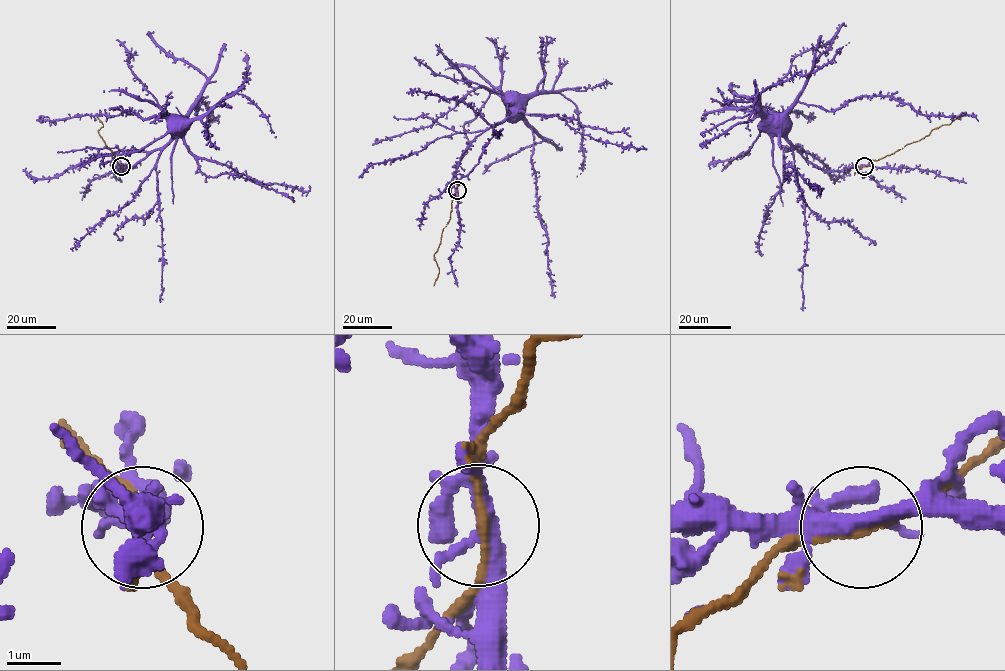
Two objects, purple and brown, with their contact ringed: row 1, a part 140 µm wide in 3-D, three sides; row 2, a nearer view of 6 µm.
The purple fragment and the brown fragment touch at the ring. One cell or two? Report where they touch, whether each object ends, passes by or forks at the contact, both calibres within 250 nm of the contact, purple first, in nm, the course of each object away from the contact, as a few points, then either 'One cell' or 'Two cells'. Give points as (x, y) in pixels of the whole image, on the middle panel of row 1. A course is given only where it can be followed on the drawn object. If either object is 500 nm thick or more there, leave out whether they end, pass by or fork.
Place: (457, 190). At the ring purple forks. At the ring brown passes by. Thickness 280 nm (purple) against 130 nm. Course of purple: (456, 190), (456, 172), (461, 154), (477, 136), (513, 114), (517, 107). Course of brown: (456, 190), (450, 218), (434, 254), (439, 271), (433, 285). One cell

